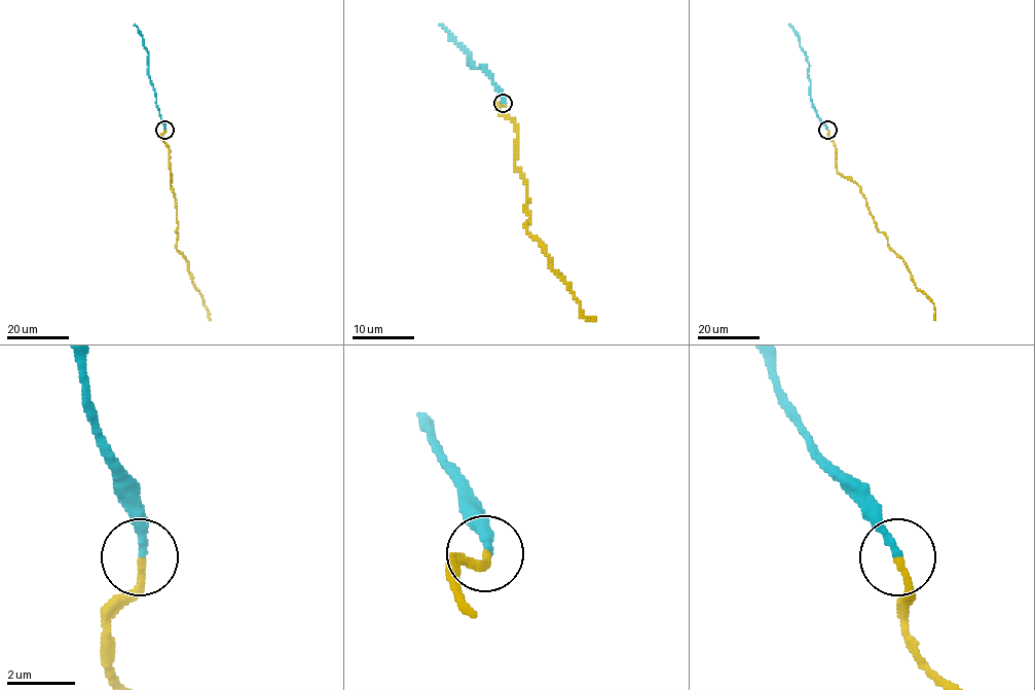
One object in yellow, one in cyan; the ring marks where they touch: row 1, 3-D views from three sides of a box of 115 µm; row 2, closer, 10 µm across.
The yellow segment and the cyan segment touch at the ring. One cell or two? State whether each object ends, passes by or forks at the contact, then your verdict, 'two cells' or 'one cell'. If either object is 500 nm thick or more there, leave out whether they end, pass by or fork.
yellow ends | cyan ends | one cell

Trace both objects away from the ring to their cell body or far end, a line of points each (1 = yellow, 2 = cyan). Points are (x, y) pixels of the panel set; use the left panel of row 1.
1: (164, 129), (162, 140), (168, 147), (175, 200), (176, 249), (187, 260), (210, 320)
2: (164, 129), (148, 73), (148, 52), (141, 33), (133, 25)

